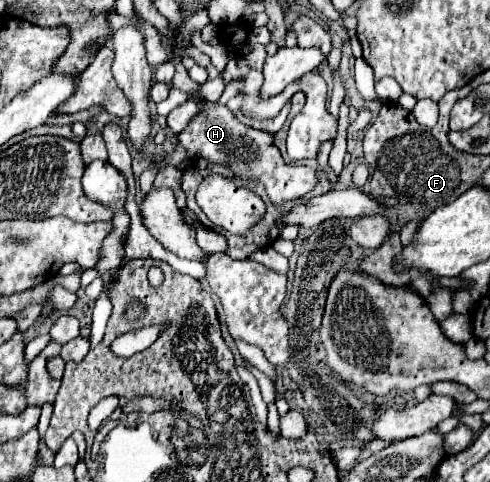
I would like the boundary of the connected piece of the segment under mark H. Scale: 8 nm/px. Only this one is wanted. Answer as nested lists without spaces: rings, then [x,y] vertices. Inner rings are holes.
[[[199,104],[201,114],[191,120],[191,124],[177,136],[179,144],[187,148],[189,156],[201,156],[213,160],[215,164],[229,166],[237,176],[247,180],[259,180],[273,204],[285,204],[297,200],[317,186],[317,172],[309,166],[291,166],[283,162],[281,152],[273,146],[273,136],[261,130],[253,130],[241,124],[227,106],[221,104]]]

